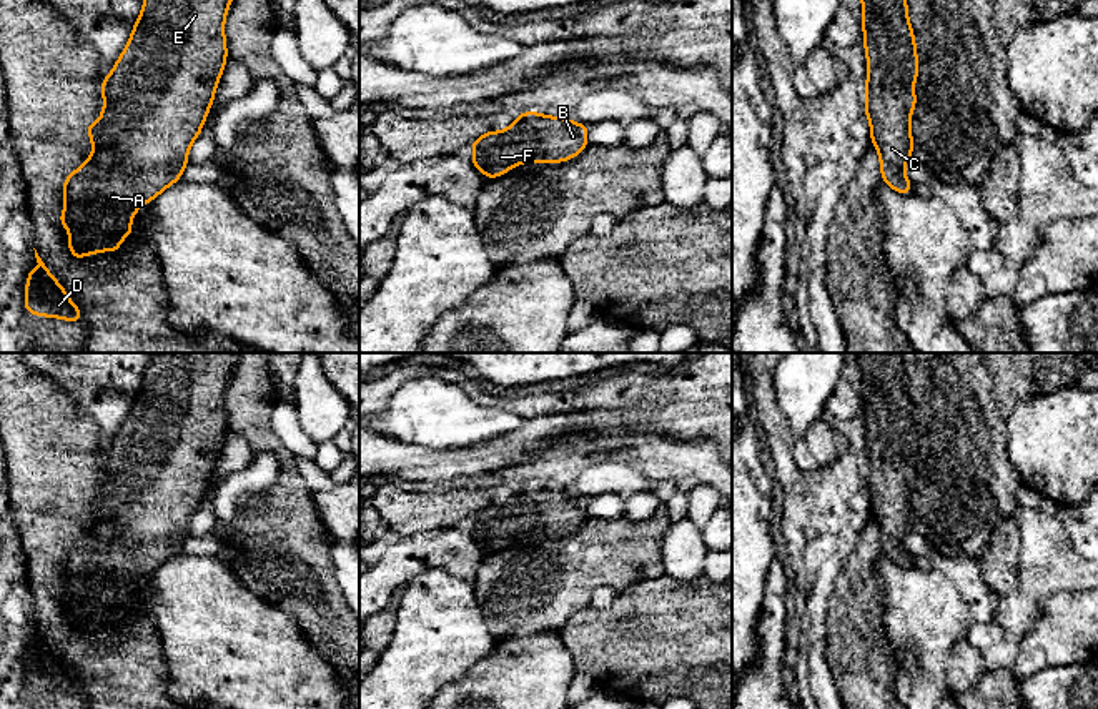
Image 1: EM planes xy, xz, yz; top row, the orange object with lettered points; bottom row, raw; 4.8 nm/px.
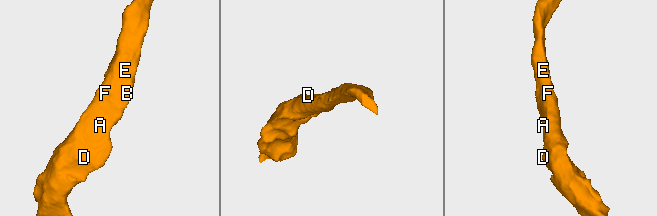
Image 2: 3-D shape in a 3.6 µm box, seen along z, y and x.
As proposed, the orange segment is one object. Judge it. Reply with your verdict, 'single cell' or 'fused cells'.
single cell

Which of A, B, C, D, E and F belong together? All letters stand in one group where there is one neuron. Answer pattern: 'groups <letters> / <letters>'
groups A B C D E F

